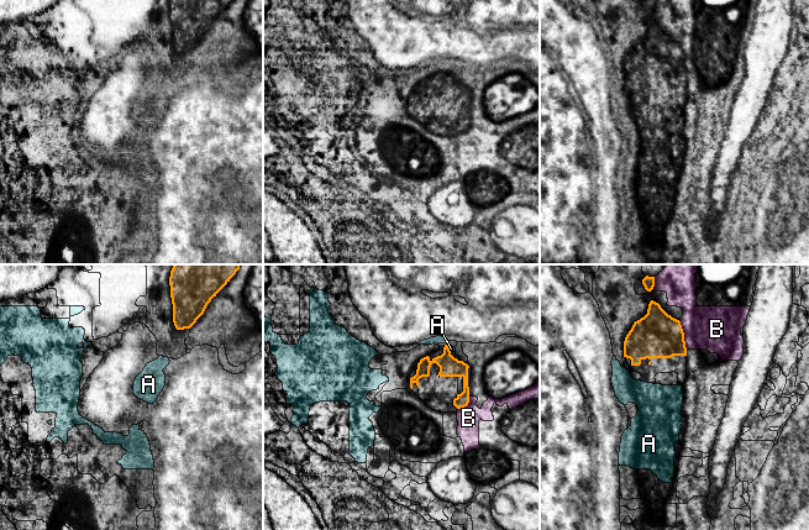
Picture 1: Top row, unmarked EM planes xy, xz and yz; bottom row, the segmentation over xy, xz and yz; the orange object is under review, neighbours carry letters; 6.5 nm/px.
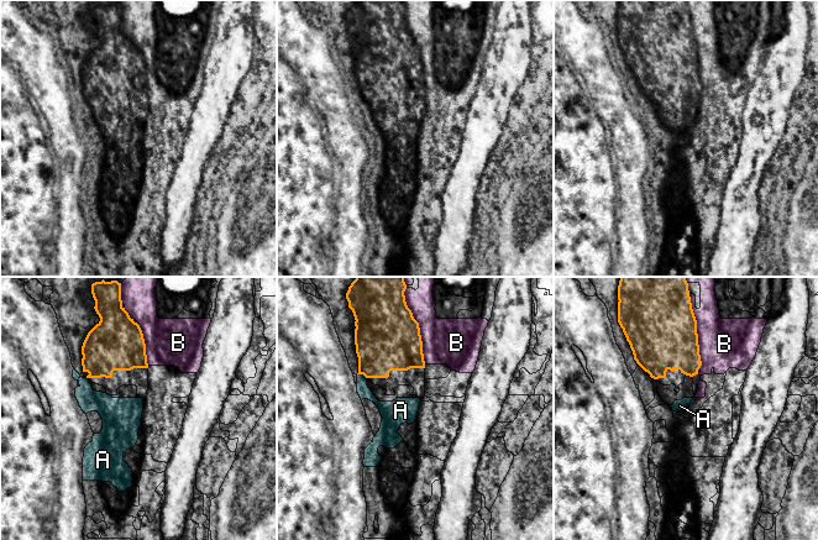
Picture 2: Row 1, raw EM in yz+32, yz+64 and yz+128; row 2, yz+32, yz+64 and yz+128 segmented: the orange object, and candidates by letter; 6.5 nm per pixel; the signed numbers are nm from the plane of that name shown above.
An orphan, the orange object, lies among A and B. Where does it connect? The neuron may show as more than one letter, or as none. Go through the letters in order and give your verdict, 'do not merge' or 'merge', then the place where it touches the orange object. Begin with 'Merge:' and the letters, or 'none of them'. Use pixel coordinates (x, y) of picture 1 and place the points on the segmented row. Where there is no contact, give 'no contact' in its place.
Merge: A
A: merge | xz (448, 349)
B: do not merge | yz (683, 335)

